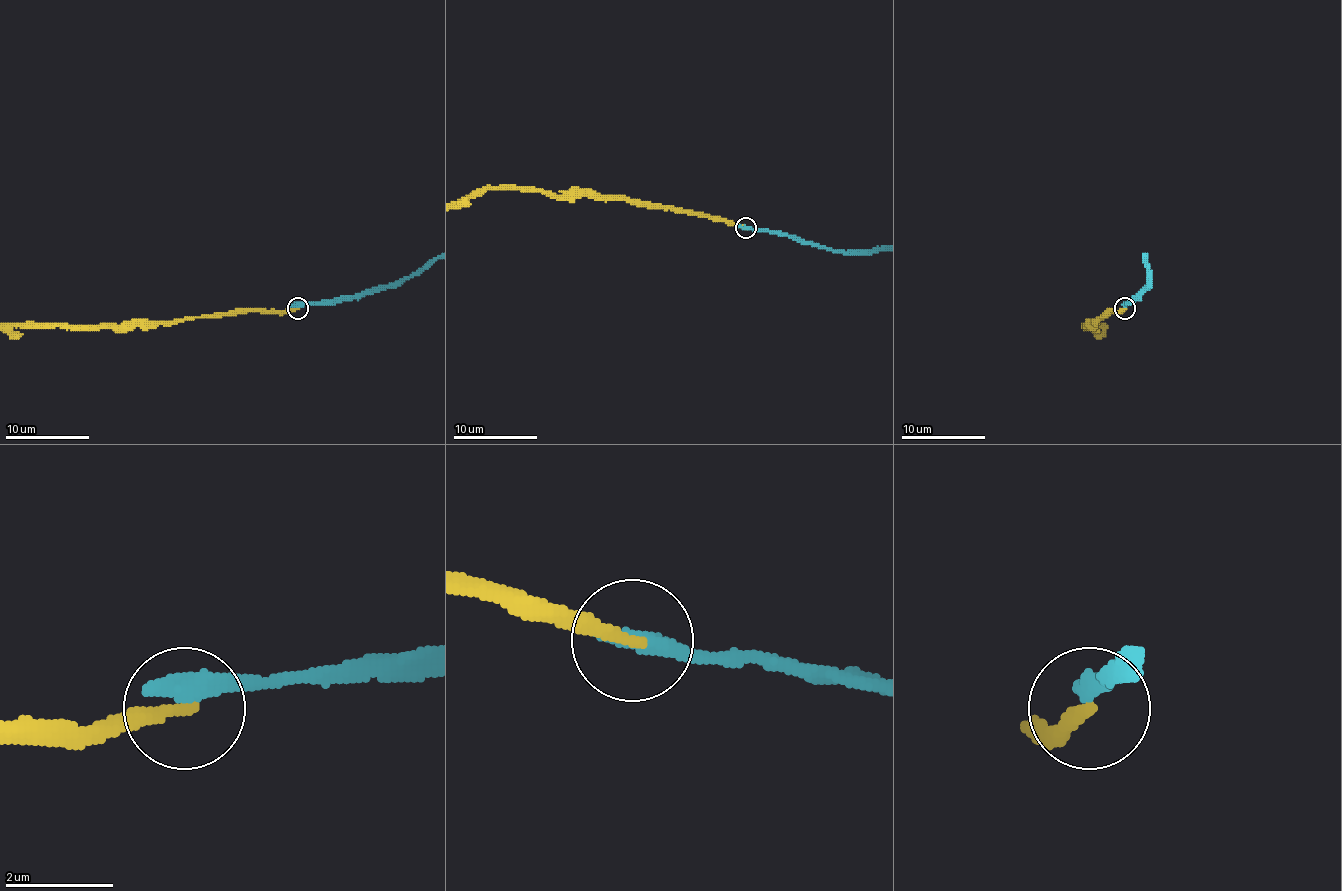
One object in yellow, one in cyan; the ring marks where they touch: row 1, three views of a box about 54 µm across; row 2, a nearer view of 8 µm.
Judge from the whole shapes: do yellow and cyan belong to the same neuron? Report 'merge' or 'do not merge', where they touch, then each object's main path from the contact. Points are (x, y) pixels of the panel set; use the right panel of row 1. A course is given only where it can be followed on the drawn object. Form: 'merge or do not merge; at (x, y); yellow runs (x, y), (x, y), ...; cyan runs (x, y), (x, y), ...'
do not merge; at (1124, 308)

